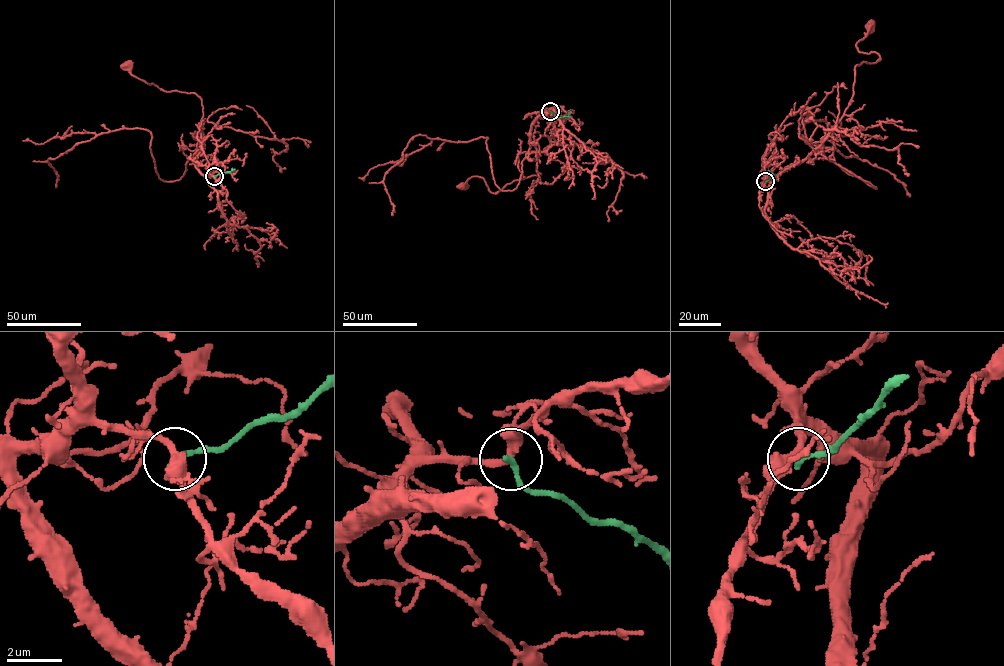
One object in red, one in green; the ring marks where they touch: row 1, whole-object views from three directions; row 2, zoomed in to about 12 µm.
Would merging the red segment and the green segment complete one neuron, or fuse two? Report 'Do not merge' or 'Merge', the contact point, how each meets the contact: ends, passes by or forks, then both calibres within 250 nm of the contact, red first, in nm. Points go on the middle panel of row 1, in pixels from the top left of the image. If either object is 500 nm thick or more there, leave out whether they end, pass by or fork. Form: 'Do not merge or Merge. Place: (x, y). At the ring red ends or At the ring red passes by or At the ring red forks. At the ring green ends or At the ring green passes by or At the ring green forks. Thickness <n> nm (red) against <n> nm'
Do not merge. Place: (550, 111). At the ring red passes by. At the ring green ends. Thickness 320 nm (red) against 220 nm

